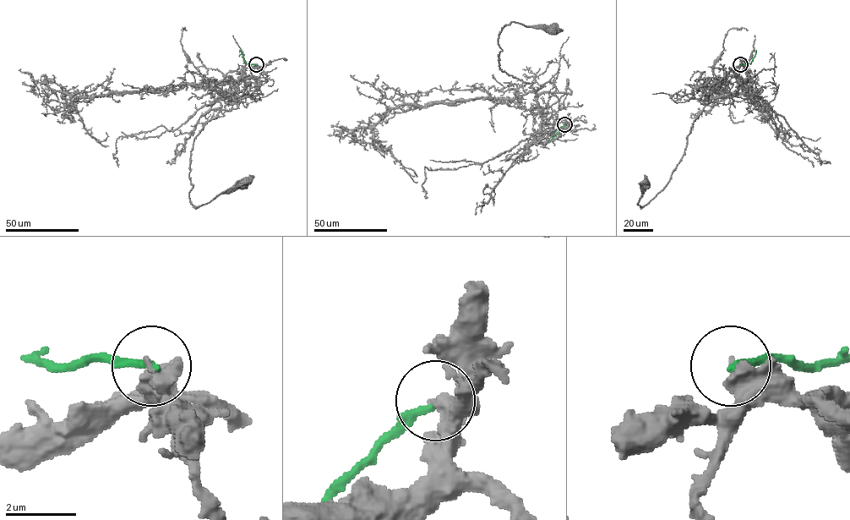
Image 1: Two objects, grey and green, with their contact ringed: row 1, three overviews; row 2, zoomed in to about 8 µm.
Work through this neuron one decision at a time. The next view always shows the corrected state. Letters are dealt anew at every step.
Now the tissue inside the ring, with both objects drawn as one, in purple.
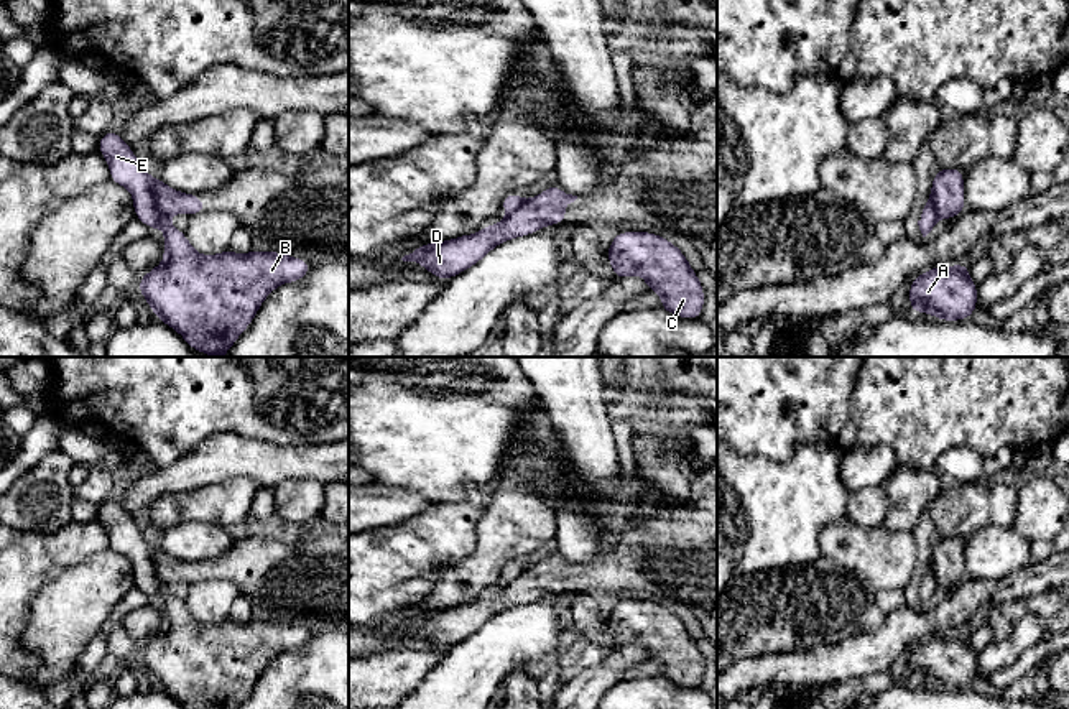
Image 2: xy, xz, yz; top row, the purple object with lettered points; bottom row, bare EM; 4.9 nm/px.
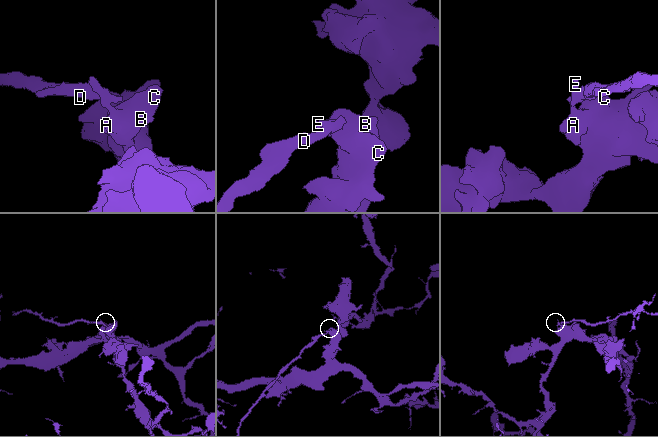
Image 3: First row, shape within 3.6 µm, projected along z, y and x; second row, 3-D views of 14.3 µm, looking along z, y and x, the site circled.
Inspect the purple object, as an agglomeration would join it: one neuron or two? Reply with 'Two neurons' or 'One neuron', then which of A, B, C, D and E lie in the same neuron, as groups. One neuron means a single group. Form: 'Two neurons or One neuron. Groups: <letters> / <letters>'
Two neurons. Groups: A B C E / D

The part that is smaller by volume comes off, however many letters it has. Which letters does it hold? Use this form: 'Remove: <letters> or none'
Remove: D

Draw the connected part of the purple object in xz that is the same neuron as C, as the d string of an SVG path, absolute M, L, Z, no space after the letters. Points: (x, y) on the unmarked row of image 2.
M618 600L607 617L613 648L628 643L645 646L648 658L661 665L664 679L699 688L704 658L684 622L664 605L651 600Z

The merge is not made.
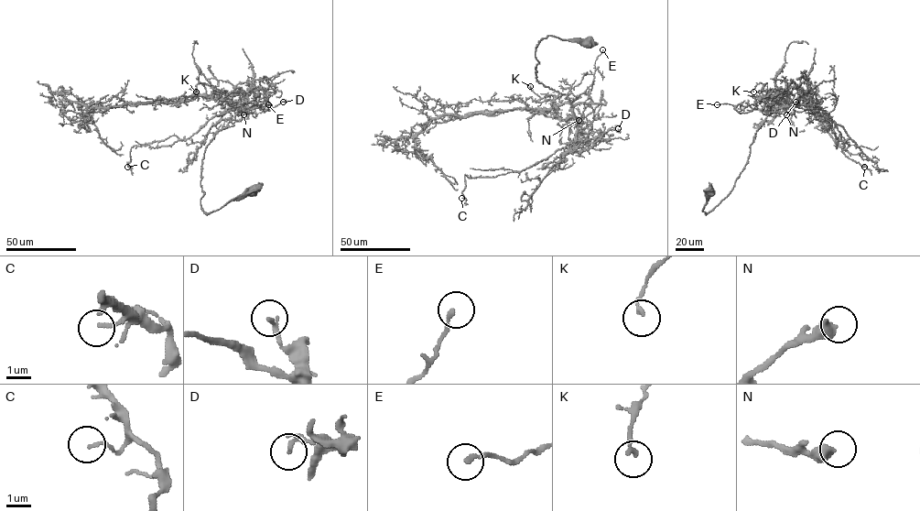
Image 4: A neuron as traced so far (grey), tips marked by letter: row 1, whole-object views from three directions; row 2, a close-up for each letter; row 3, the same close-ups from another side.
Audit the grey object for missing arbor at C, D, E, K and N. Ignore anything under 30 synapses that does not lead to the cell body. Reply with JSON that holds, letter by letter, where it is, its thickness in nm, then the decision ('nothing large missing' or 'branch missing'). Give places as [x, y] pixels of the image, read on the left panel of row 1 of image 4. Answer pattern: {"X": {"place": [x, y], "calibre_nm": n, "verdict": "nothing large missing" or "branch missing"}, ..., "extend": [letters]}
{"C": {"place": [127, 167], "calibre_nm": 100, "verdict": "nothing large missing"}, "D": {"place": [283, 102], "calibre_nm": 180, "verdict": "nothing large missing"}, "E": {"place": [268, 104], "calibre_nm": 150, "verdict": "nothing large missing"}, "K": {"place": [196, 92], "calibre_nm": 150, "verdict": "nothing large missing"}, "N": {"place": [243, 114], "calibre_nm": 460, "verdict": "nothing large missing"}, "extend": []}

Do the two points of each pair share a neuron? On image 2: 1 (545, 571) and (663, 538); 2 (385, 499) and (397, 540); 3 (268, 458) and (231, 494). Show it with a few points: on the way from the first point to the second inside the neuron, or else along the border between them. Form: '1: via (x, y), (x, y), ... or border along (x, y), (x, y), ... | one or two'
1: via (574, 574), (606, 573), (633, 550) | one
2: border along (428, 509), (402, 522), (365, 532) | two
3: border along (260, 484), (247, 477), (229, 477), (211, 486) | two

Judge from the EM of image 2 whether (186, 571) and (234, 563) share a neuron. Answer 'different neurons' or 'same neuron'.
same neuron

